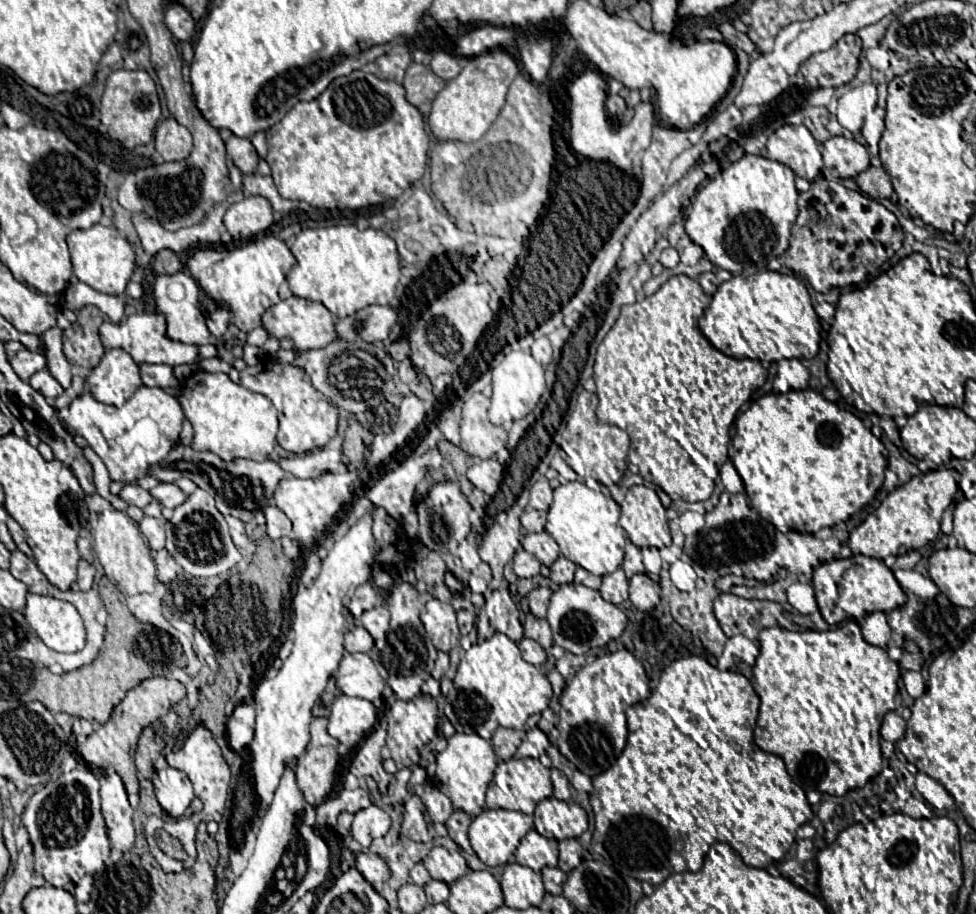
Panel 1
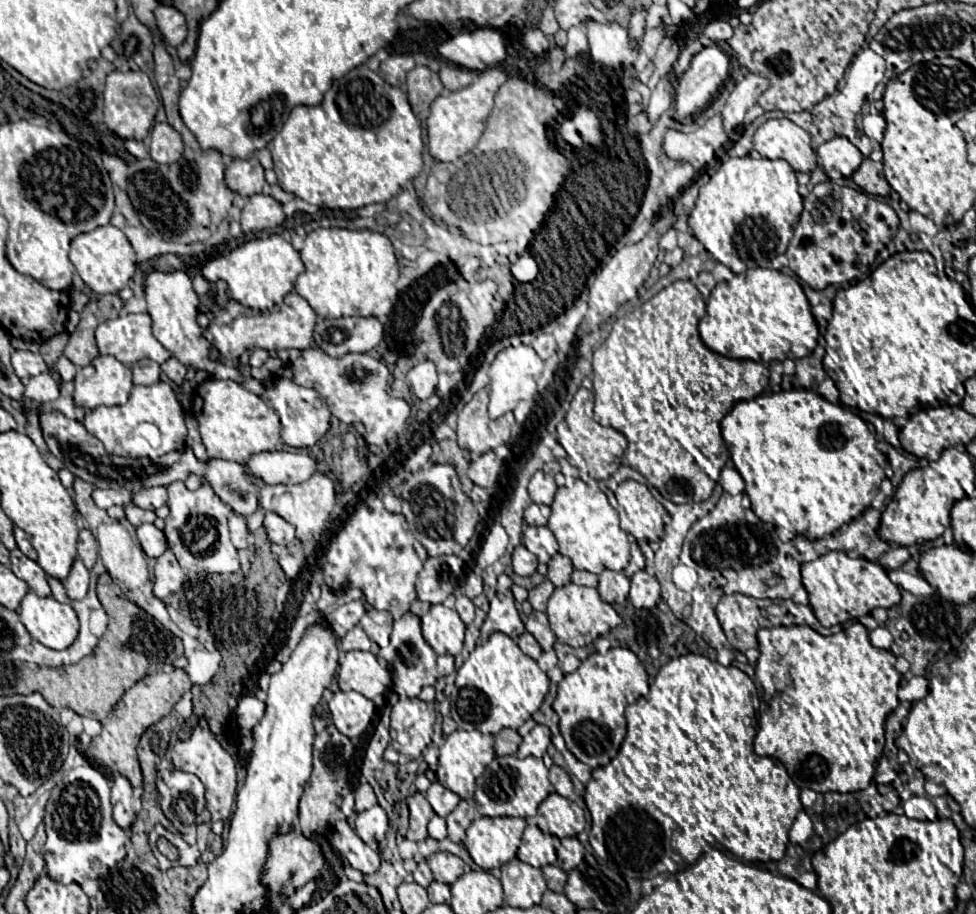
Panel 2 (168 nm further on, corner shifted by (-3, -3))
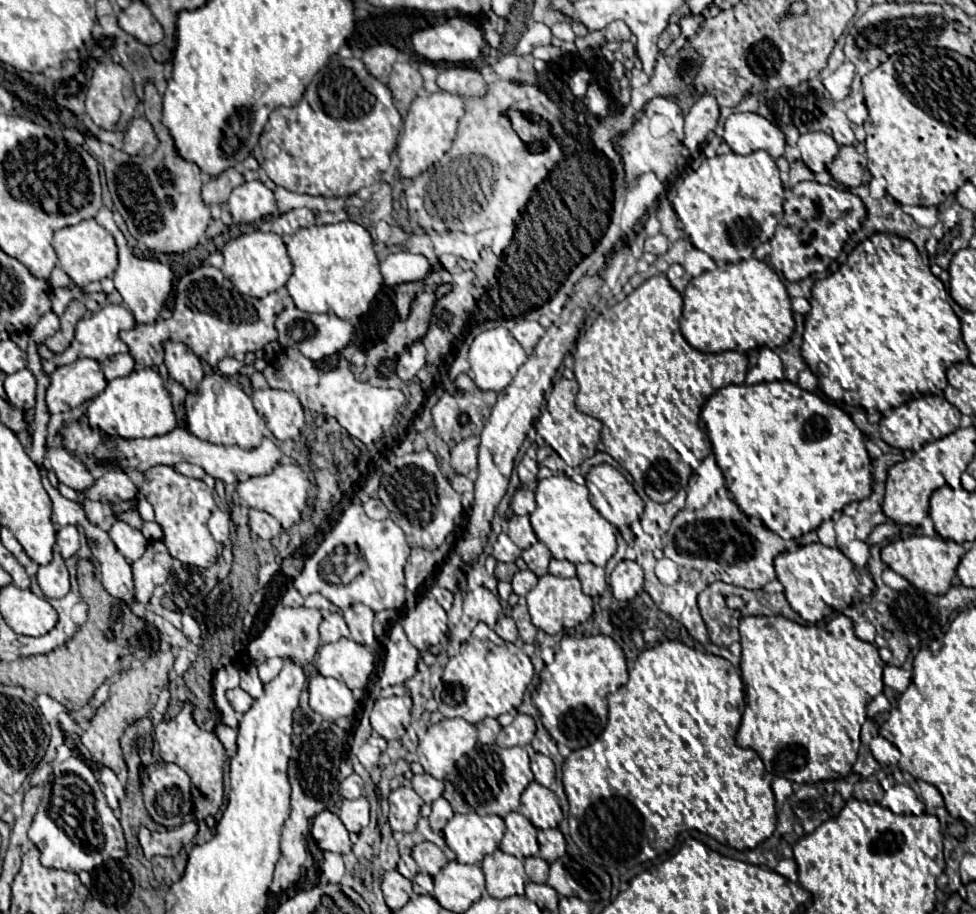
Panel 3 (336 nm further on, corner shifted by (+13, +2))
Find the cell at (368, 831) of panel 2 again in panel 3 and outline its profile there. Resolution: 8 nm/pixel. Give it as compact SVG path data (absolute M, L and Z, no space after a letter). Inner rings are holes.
M364 796L356 800L344 800L338 816L348 832L360 832L364 826L368 826L368 818L370 818L368 800Z

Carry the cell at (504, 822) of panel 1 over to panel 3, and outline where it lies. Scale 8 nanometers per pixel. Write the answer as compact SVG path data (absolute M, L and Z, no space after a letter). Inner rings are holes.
M476 812L454 814L444 826L444 840L458 862L478 864L498 848L504 828L500 816L478 816Z

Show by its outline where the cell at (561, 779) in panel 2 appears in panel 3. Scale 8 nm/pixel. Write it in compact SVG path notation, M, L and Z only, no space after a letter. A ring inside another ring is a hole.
M534 752L530 756L530 766L532 766L536 782L540 782L542 786L550 786L554 782L554 762L548 756Z

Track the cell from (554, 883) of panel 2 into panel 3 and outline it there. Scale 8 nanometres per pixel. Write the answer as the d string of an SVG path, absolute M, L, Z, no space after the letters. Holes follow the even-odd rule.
M536 856L526 858L526 874L532 882L544 884L548 878L548 862L542 858L536 858Z

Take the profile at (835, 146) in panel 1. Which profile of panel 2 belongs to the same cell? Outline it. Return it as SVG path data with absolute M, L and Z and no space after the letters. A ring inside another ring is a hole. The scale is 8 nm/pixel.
M834 137L826 143L822 143L816 154L819 167L833 182L842 177L852 177L852 173L864 161L858 147L854 147L846 137Z

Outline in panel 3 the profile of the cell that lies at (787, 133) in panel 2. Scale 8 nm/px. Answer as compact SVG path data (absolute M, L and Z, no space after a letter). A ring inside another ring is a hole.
M752 112L730 114L724 122L722 138L736 154L766 150L774 160L784 156L784 134L772 122Z

